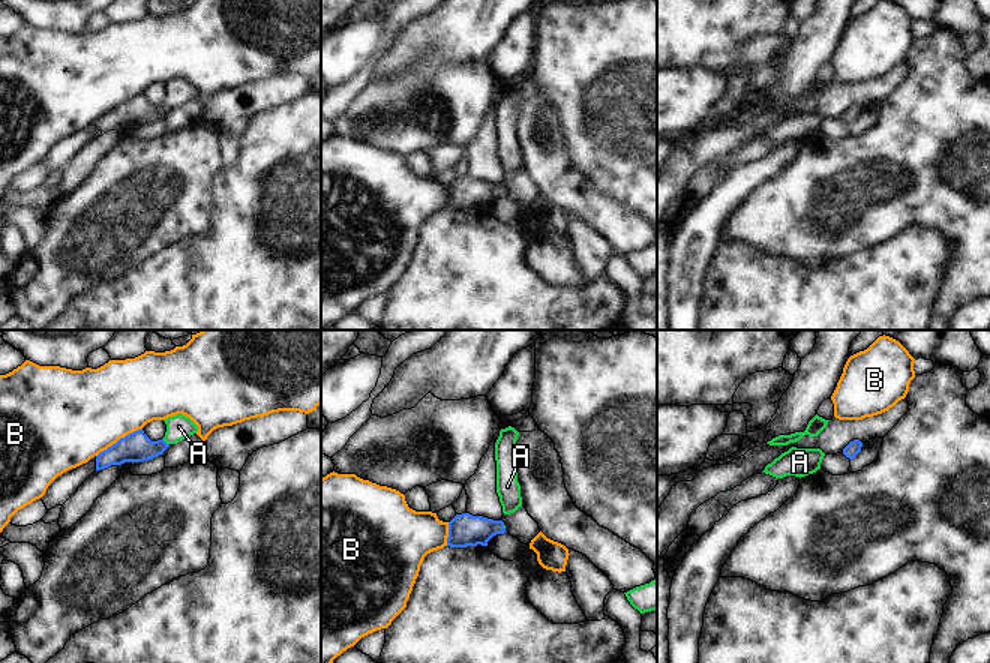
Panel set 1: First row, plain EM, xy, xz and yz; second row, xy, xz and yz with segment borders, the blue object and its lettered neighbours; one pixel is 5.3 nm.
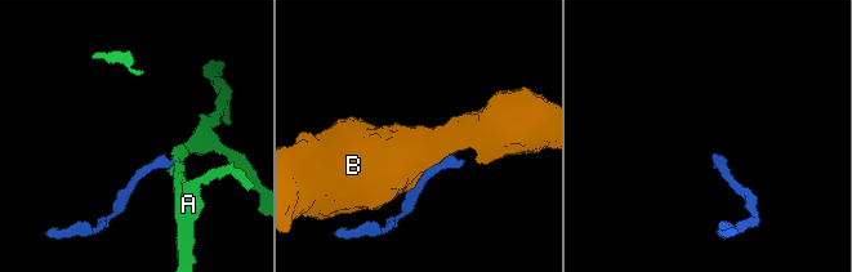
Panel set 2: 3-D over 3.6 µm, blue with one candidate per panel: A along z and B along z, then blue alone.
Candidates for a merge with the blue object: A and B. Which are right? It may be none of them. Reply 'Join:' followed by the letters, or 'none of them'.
Join: A

